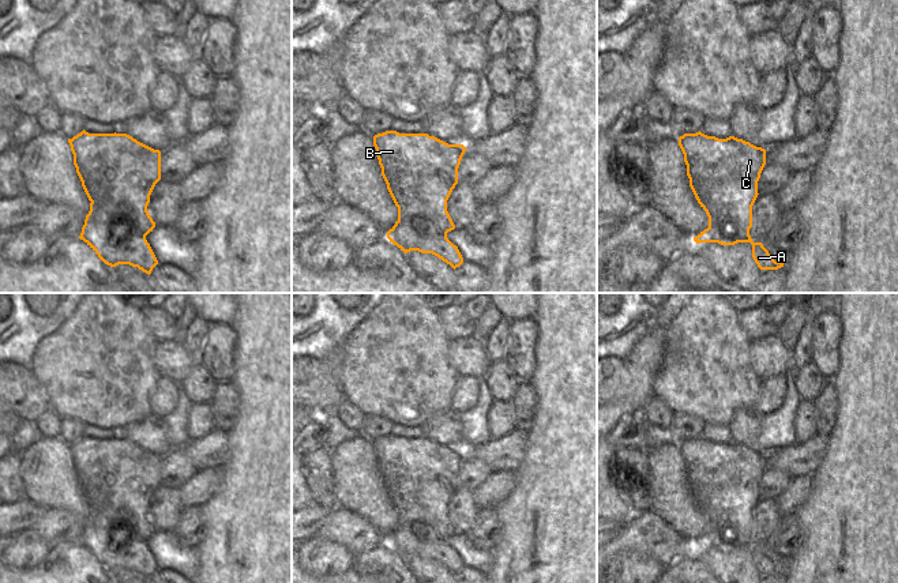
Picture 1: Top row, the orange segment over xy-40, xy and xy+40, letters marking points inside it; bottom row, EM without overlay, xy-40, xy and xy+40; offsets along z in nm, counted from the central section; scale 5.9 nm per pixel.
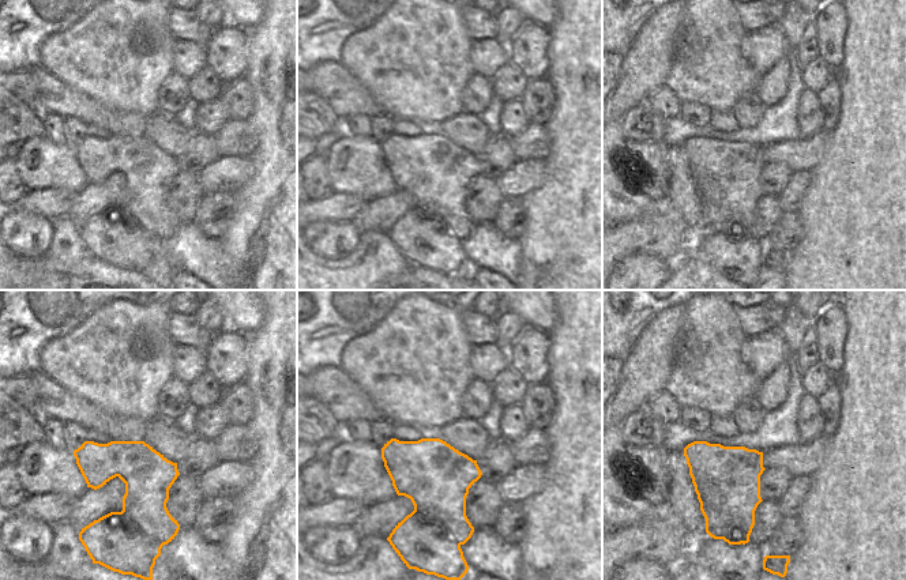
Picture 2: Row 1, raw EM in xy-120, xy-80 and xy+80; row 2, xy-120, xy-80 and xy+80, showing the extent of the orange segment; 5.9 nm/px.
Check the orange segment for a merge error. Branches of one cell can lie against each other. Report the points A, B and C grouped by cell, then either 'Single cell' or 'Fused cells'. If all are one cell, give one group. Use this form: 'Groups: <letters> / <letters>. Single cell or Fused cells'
Groups: A / B C. Fused cells

